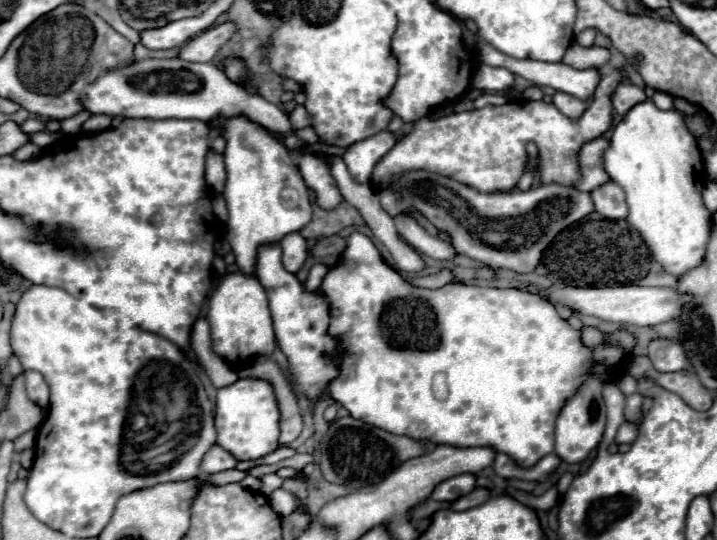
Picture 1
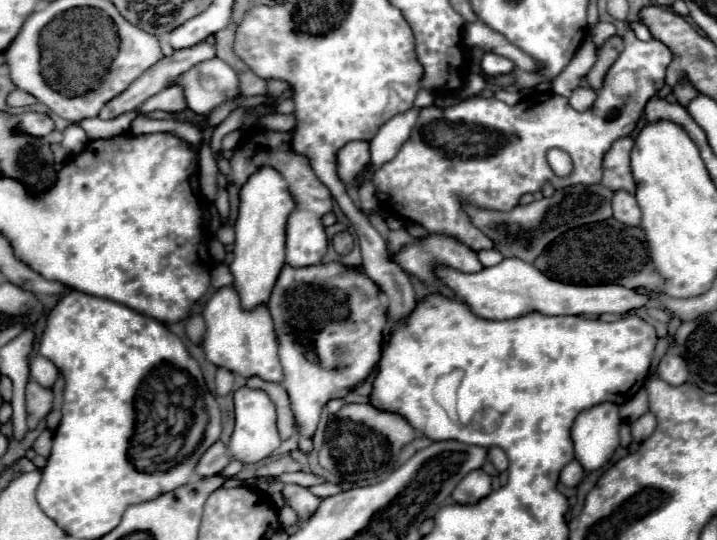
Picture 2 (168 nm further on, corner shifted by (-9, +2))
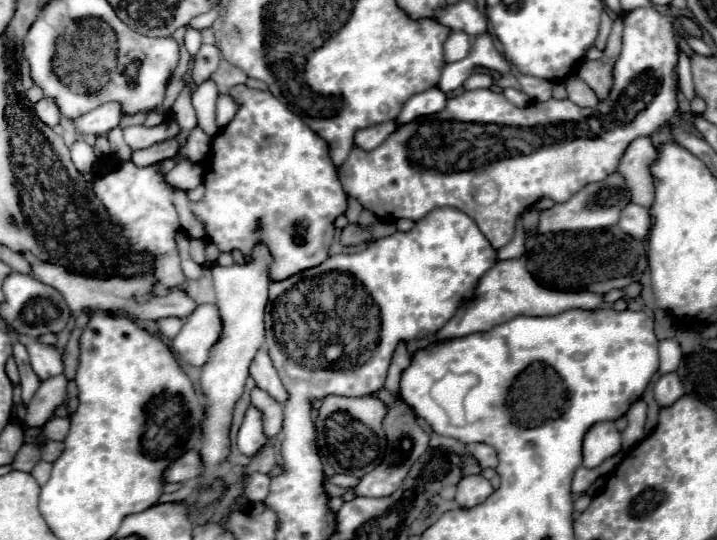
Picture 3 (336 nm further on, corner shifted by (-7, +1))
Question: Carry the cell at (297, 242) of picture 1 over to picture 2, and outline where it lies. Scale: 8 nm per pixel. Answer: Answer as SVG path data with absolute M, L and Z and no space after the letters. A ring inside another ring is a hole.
M251 128L245 130L239 146L233 150L233 156L229 160L229 184L235 184L237 188L245 186L251 174L255 174L261 166L273 166L281 176L285 178L287 190L295 200L293 214L287 218L287 264L293 268L301 266L313 266L321 264L321 258L327 252L327 234L325 226L321 224L321 218L333 210L333 196L327 186L321 186L317 182L317 176L313 174L313 168L309 166L309 158L303 154L297 154L291 146L295 130L279 132L279 130L263 130L263 128Z

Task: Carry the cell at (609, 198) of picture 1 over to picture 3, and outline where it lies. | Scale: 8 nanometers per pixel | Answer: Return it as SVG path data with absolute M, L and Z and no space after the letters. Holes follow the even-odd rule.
M627 203L621 209L619 227L623 231L627 231L627 235L631 235L635 239L643 239L649 233L649 225L651 225L651 217L645 207L641 207L637 203Z

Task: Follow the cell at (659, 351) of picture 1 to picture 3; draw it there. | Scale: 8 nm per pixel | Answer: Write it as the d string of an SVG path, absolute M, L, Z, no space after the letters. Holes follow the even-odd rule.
M673 371L673 373L665 373L659 377L653 393L655 393L655 401L661 407L665 407L665 405L671 405L675 399L679 399L685 393L685 389L683 389L679 375Z

